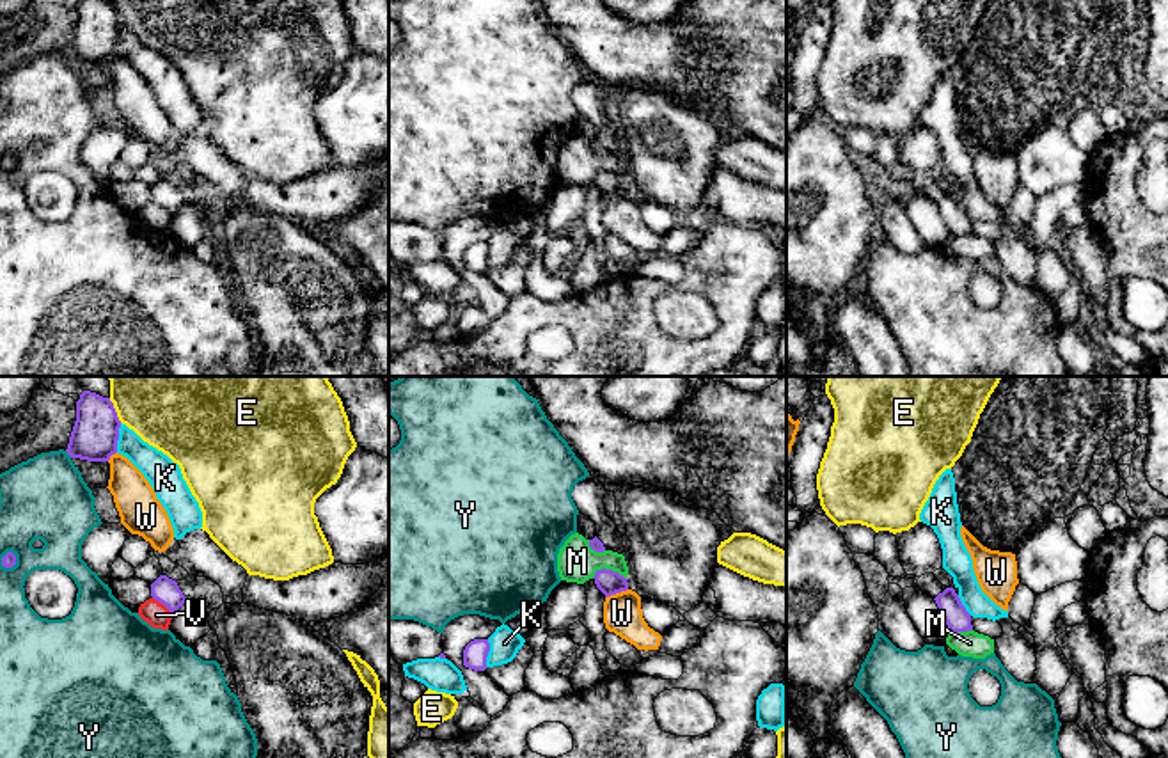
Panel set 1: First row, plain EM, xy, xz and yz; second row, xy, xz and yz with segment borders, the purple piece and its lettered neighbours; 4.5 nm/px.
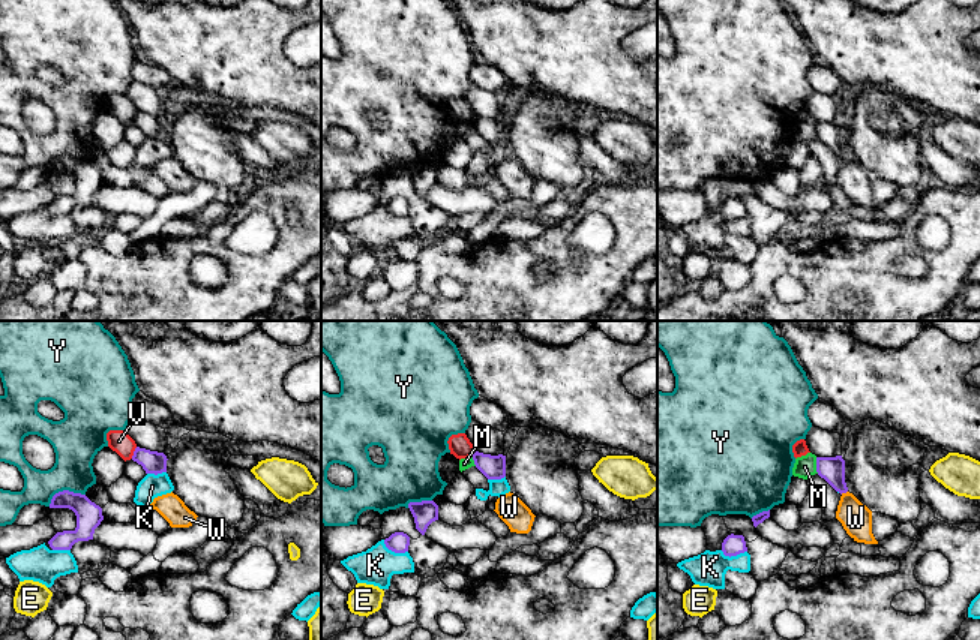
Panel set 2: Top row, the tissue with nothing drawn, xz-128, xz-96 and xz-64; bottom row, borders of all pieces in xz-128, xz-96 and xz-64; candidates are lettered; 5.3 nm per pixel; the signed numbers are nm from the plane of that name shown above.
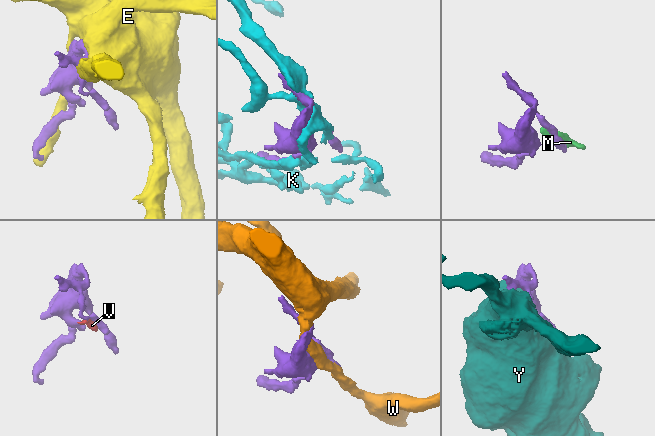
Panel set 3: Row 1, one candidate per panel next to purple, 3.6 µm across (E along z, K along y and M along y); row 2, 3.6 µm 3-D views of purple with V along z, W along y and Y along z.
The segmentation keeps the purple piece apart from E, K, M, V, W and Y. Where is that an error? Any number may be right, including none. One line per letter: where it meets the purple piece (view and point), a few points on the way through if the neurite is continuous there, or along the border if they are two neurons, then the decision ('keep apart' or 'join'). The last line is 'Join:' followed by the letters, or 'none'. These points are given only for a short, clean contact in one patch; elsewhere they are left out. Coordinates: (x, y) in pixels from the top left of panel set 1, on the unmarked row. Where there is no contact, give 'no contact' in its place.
E: contact xy (114, 13); keep apart
K: contact xy (118, 39); keep apart
M: contact xz (609, 173); keep apart
V: contact xy (162, 205); border xy (153, 199), (171, 215); keep apart
W: contact xz (616, 194); keep apart
Y: contact xy (2, 162); keep apart
Join: none

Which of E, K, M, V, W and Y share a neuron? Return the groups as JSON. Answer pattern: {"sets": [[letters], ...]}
{"sets": [["E"], ["K"], ["M", "V"], ["W"], ["Y"]]}

